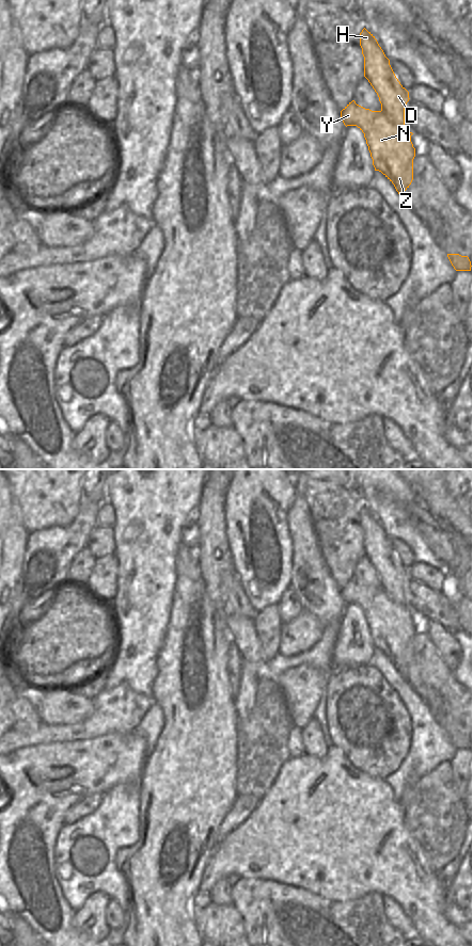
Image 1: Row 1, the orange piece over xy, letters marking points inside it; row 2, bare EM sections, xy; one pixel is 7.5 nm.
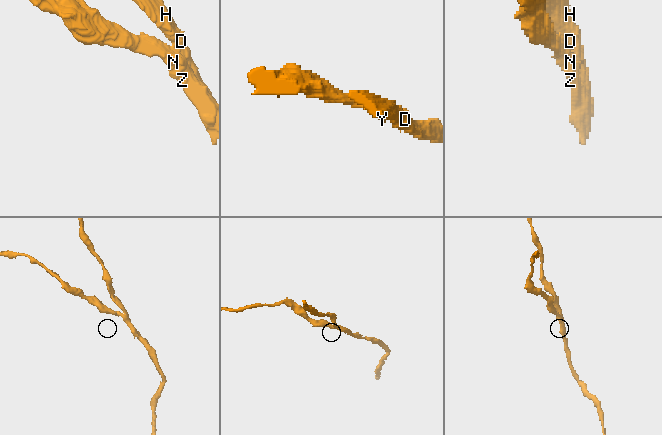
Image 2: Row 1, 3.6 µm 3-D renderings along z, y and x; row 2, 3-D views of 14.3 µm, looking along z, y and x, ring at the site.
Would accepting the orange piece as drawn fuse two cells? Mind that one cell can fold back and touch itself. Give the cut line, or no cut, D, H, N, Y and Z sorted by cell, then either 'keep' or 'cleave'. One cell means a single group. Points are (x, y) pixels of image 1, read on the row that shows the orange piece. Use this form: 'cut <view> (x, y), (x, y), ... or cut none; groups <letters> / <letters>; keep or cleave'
cut xy (413, 147), (391, 157), (388, 165), (379, 171); groups D H Z / N Y; cleave

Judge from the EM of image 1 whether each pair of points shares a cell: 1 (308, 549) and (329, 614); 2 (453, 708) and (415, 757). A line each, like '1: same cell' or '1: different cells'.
1: same cell
2: different cells

